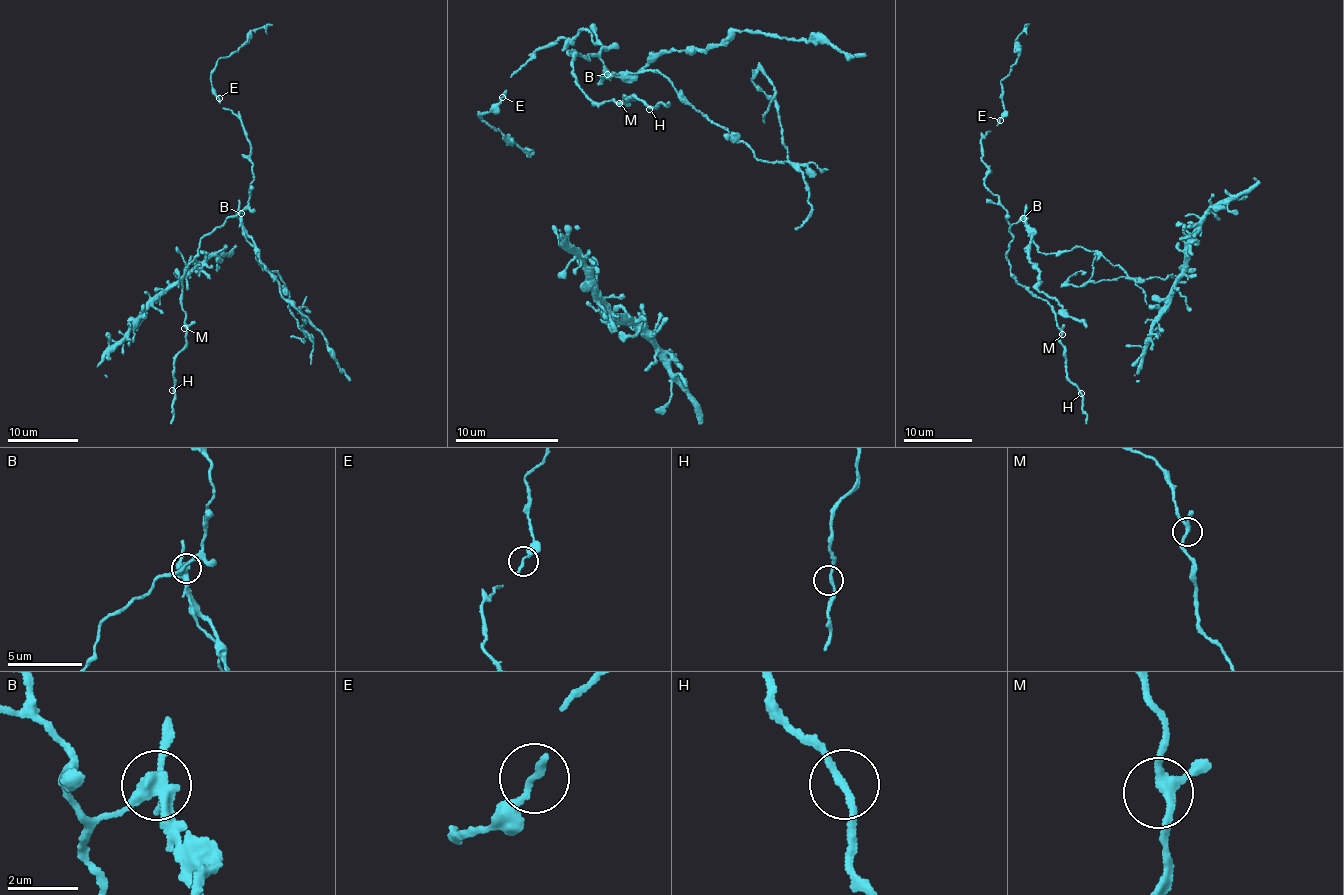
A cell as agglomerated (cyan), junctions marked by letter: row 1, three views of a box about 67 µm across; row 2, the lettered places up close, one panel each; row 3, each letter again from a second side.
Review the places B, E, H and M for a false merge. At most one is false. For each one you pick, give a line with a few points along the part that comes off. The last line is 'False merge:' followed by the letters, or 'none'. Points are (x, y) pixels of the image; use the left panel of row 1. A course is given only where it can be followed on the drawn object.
B: course (241, 214), (258, 261), (280, 274), (299, 326), (306, 322), (300, 308), (309, 312)
False merge: B

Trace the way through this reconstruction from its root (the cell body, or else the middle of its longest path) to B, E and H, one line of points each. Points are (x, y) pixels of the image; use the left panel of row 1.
B: (187, 326), (182, 307), (181, 282), (200, 240), (228, 217), (241, 214)
E: (187, 326), (181, 282), (187, 267), (200, 240), (247, 205), (254, 180), (243, 121), (223, 108), (219, 98)
H: (187, 326), (185, 348), (174, 359), (172, 390)

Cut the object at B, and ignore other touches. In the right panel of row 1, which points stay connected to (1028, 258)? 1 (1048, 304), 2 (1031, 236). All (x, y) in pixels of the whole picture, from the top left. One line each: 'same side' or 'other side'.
1: other side
2: same side

